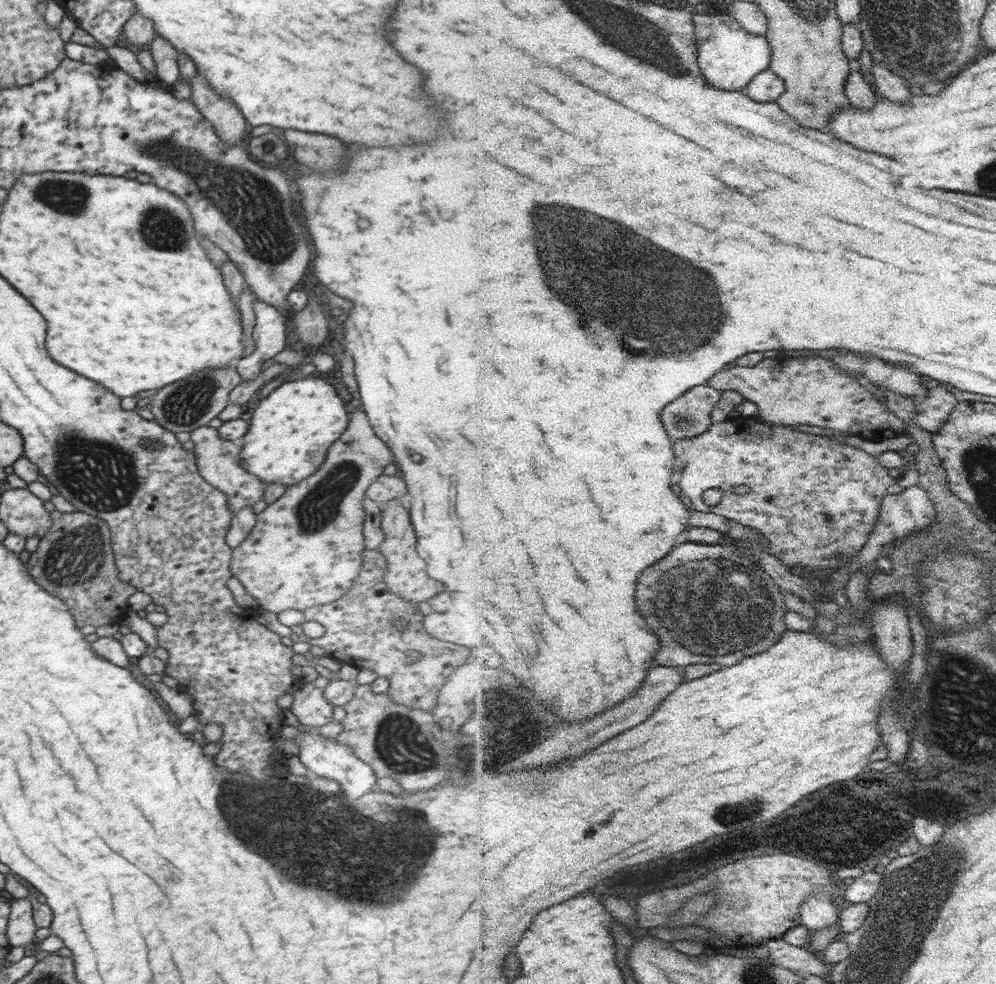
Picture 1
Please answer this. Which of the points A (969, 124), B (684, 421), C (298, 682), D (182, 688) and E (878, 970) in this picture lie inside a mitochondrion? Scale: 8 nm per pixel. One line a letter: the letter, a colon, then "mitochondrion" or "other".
A: other
B: mitochondrion
C: other
D: other
E: mitochondrion

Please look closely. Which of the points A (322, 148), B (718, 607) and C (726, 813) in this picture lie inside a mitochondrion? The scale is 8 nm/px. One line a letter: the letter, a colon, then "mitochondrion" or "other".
A: other
B: mitochondrion
C: mitochondrion

